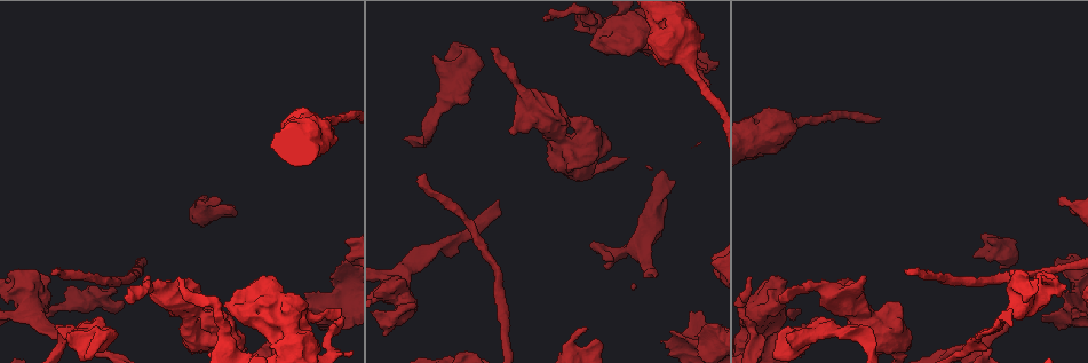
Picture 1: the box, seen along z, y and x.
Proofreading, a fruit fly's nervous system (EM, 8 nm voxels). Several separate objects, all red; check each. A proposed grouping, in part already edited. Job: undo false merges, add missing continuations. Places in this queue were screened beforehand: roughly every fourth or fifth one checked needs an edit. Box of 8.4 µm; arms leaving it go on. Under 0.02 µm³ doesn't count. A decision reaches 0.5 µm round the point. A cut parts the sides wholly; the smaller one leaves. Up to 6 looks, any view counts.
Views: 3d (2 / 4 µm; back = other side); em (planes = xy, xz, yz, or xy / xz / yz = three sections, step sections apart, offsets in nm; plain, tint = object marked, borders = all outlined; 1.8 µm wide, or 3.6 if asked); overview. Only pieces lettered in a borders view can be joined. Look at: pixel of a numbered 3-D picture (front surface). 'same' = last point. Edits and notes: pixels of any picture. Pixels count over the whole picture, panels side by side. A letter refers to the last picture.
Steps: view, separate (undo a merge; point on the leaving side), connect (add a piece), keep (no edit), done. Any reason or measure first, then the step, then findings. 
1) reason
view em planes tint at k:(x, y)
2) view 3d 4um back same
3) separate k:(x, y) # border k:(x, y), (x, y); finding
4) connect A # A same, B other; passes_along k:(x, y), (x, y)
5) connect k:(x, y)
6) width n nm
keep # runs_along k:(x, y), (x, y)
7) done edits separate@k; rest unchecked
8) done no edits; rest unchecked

branch stops here
view em planes borders at 1:(653, 276)

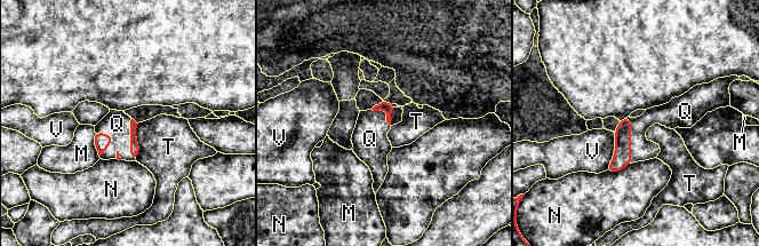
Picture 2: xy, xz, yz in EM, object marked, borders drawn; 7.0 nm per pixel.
longest_contact Q 320 nm
connect Q # M other, N other, Q same, T other, V other; it goes on there

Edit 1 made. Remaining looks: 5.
view overview

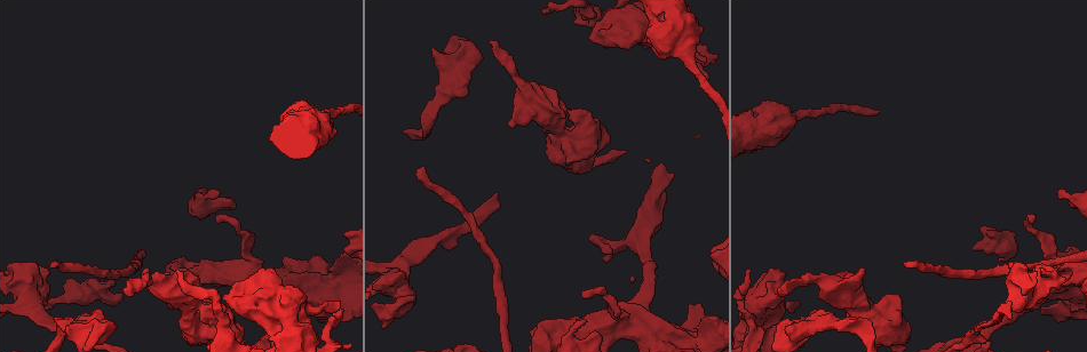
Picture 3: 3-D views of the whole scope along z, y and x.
an open end
view em planes borders at 3:(905, 263)

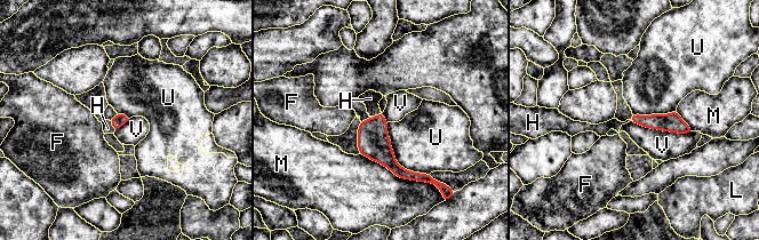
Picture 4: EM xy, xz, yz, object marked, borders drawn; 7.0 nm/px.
connect H # F other, H same, L other, M other, U other, V other; passes_along 4:(120, 119), (112, 126), (108, 128); the cell continues

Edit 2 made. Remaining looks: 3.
view overview

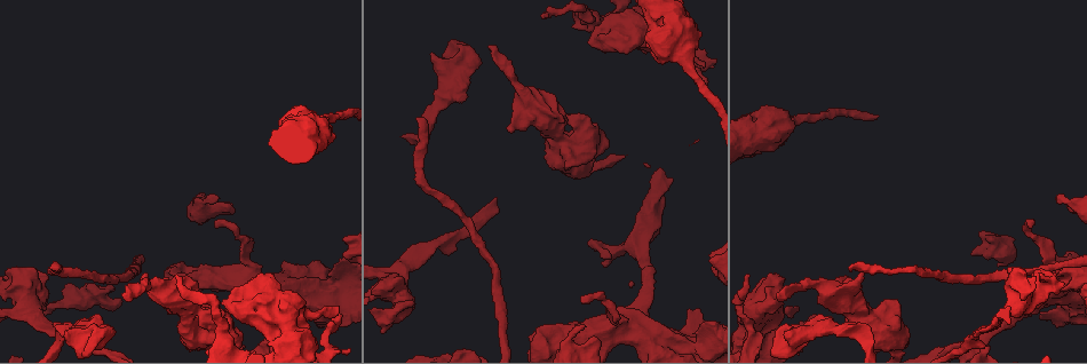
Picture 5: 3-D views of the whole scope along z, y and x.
branch stops here
view 3d 2um back at 5:(85, 320)

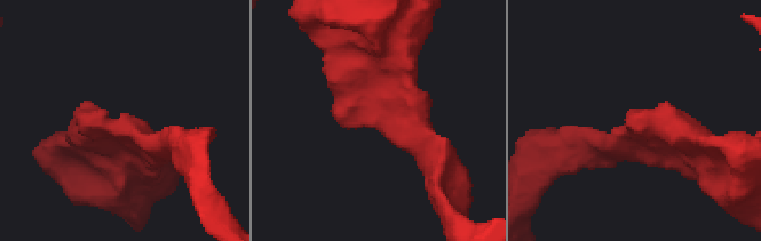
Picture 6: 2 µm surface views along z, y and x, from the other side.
view em 3.6um planes borders at 6:(636, 114)

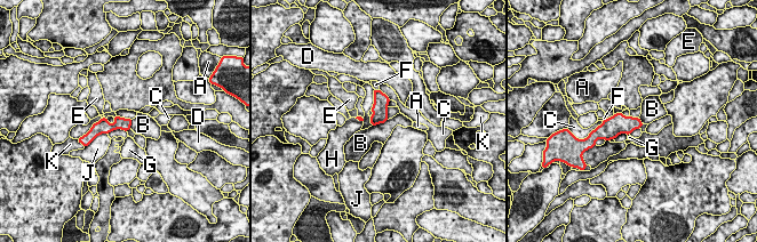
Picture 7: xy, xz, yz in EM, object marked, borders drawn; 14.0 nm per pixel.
width 170 nm
keep # A other, B other, C other, D other, E other, F other, G other, H other, J other, K other; runs_along 7:(128, 121), (93, 131); no lettered piece goes on from it

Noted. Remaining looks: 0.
done edits connect@2, connect@4; rest unchecked

